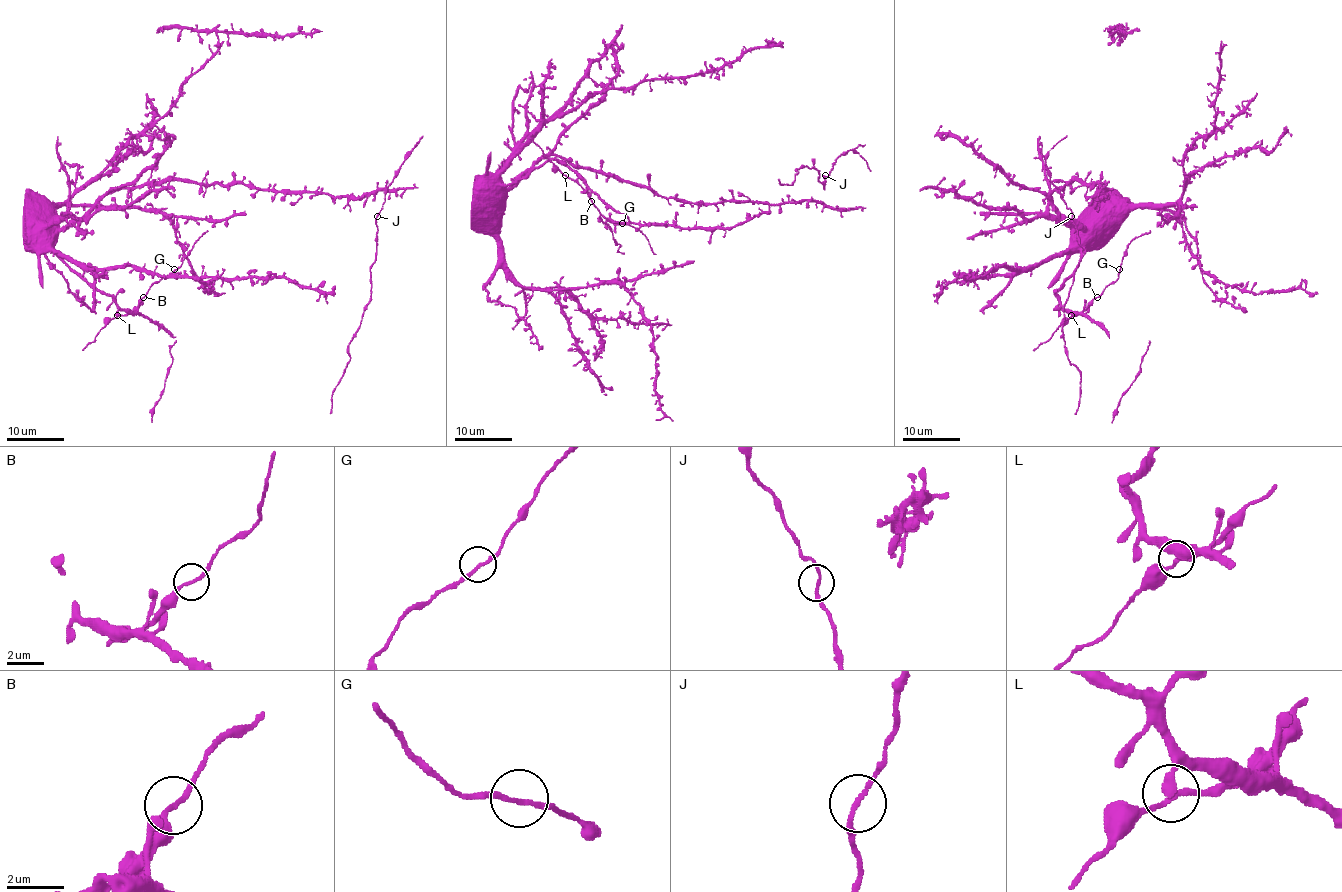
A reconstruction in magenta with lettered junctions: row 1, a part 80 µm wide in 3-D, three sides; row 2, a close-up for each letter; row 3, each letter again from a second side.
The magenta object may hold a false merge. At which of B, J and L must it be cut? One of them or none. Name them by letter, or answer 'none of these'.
none of these

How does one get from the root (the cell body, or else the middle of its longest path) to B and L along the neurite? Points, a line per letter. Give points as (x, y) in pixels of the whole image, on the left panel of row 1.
B: (32, 226), (41, 219), (54, 235), (54, 251), (121, 308), (136, 312), (143, 296)
L: (32, 226), (41, 219), (54, 235), (54, 251), (88, 282), (121, 308), (130, 311), (117, 315)

